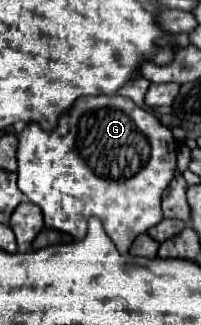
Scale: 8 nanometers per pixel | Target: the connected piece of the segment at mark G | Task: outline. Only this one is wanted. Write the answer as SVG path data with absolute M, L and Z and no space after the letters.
M96 95L90 99L78 99L72 113L60 117L54 131L46 133L38 123L28 123L18 135L16 171L17 186L32 203L42 209L46 227L70 233L74 240L86 237L86 221L90 215L102 219L104 231L114 241L120 253L128 253L134 237L146 233L162 219L162 193L174 179L178 145L172 131L164 127L154 113L140 109L132 99L120 95Z

